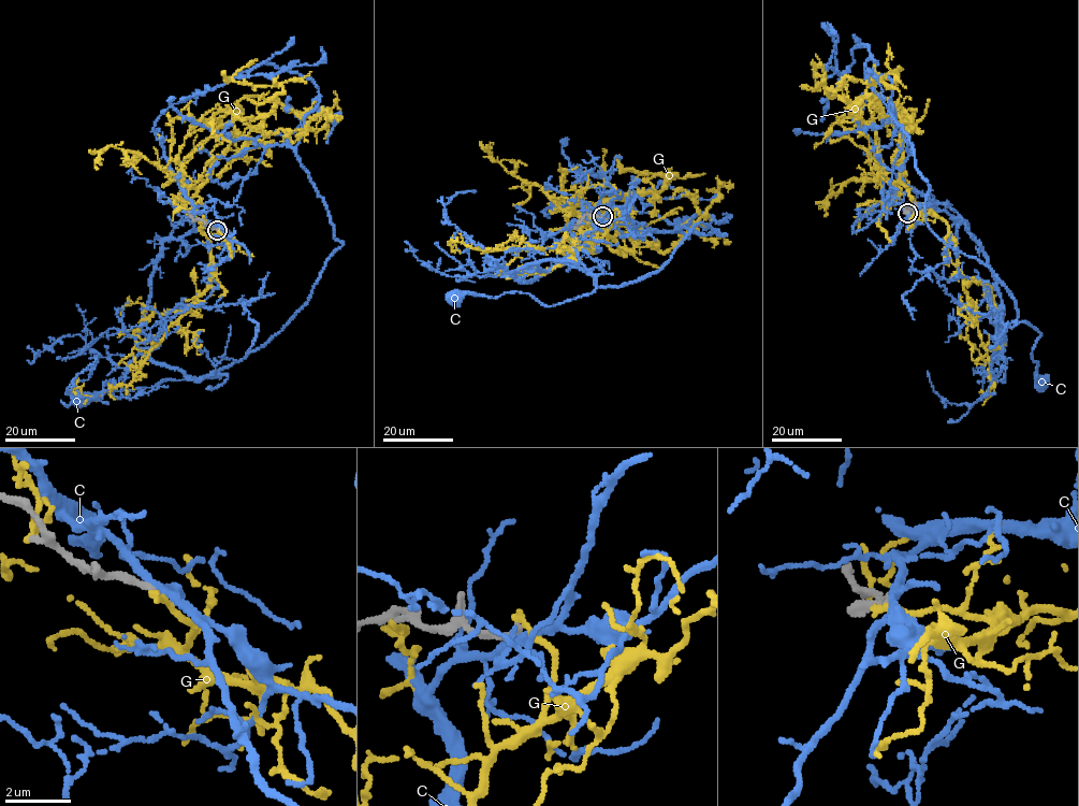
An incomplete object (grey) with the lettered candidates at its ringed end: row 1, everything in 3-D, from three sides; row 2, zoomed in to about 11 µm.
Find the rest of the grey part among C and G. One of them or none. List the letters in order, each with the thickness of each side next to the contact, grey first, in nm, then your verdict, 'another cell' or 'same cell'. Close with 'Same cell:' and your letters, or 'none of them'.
C: calibres 220 and 200 nm; another cell
G: calibres 190 and 200 nm; another cell
Same cell: none of them

